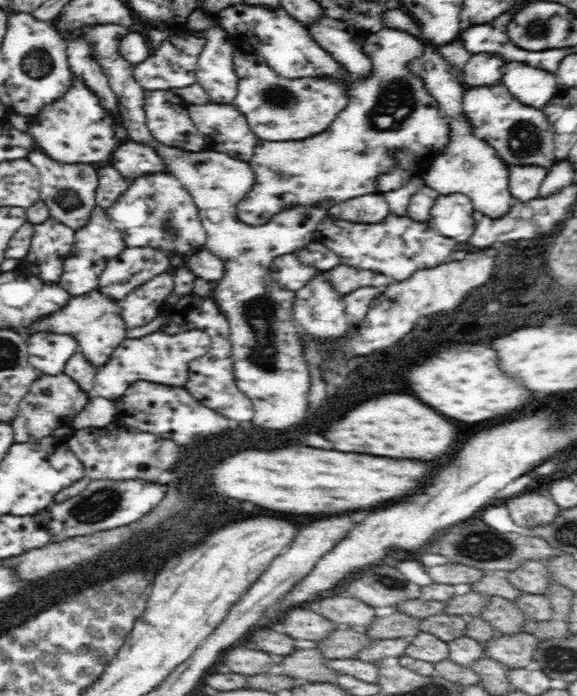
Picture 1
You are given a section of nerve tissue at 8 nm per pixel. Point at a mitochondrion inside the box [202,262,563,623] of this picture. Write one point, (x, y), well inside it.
(259, 313)

